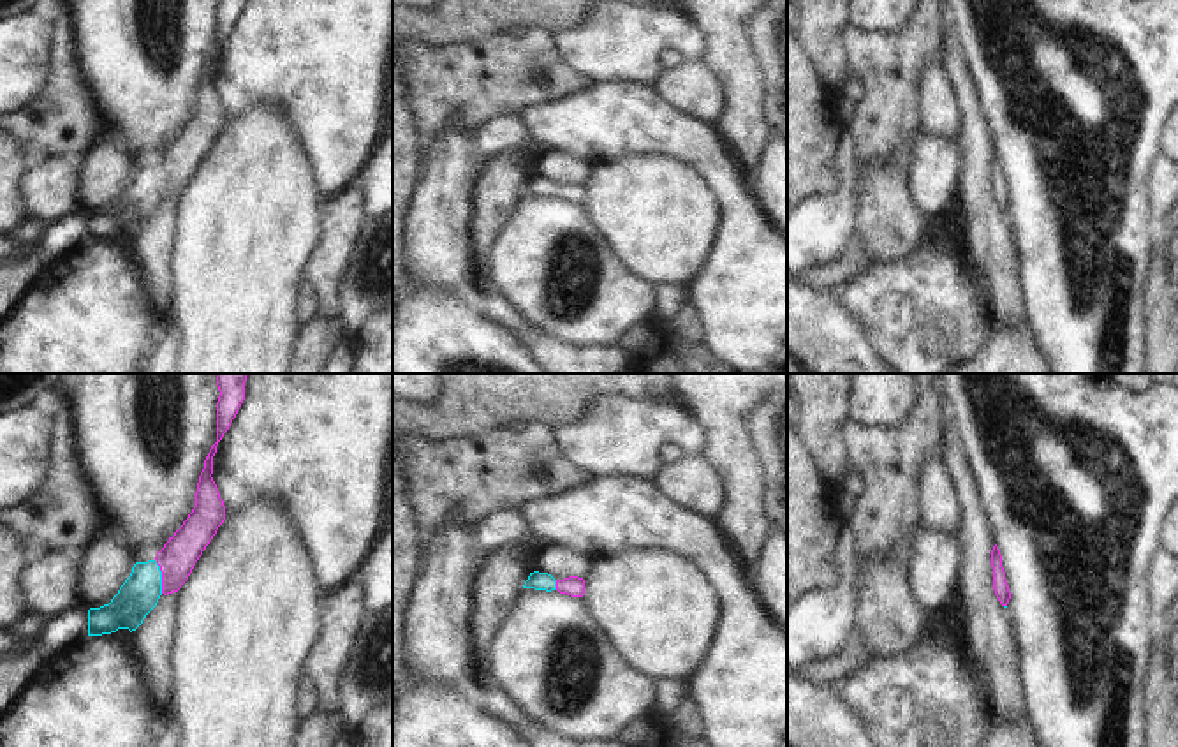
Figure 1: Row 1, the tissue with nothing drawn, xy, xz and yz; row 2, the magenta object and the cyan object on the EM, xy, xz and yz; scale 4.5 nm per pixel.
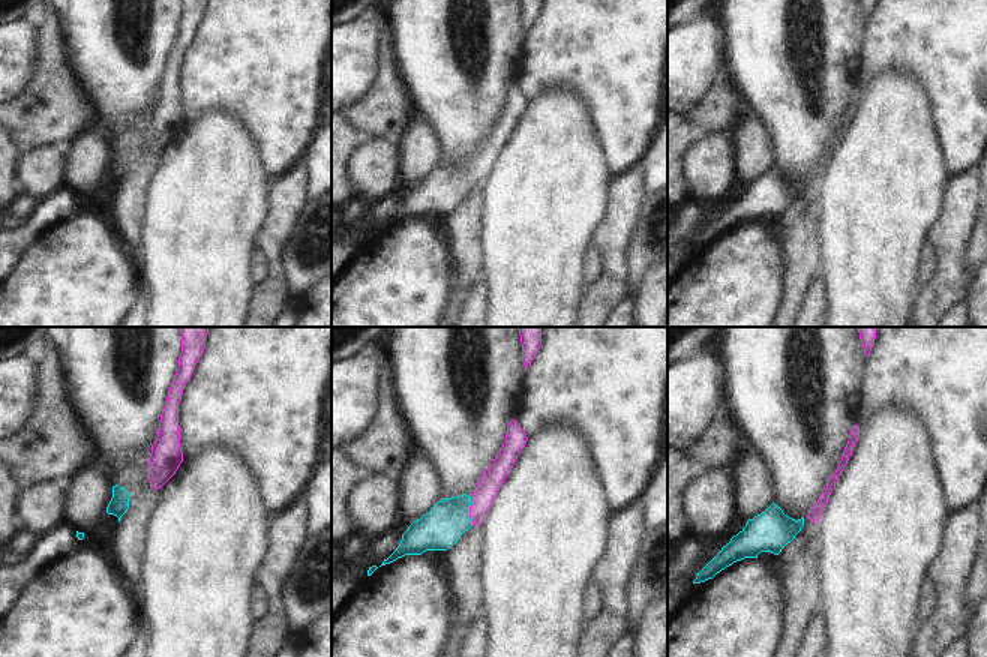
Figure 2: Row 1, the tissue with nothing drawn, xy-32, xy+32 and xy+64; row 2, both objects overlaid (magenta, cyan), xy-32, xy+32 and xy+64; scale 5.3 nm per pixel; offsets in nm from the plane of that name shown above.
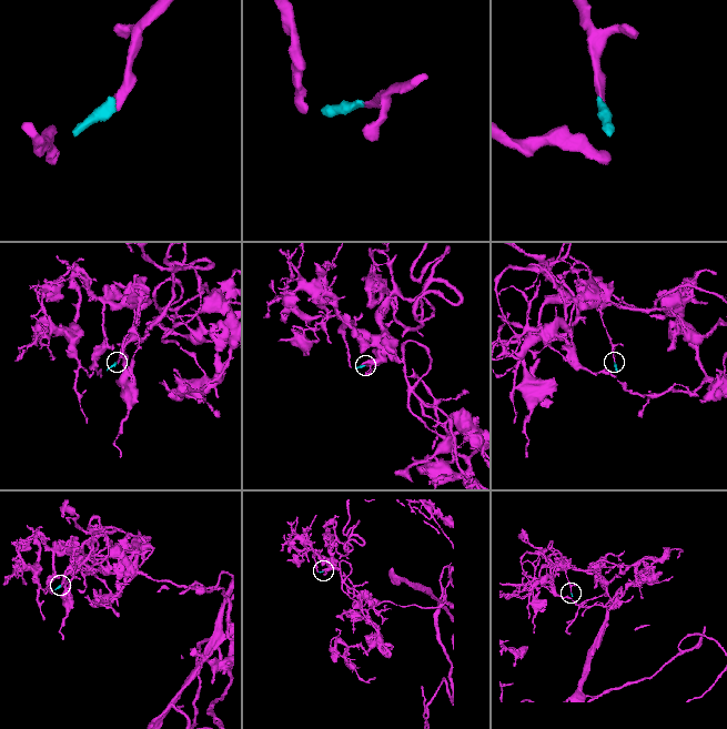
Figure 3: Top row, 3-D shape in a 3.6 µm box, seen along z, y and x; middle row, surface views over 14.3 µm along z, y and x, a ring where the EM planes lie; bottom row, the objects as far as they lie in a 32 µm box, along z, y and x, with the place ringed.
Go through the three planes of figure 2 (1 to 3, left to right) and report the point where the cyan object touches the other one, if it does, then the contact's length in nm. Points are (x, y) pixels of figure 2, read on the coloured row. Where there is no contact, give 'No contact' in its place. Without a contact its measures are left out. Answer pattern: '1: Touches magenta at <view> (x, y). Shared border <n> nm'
1: No contact
2: Touches magenta at xy+32 (470, 510). Shared border 150 nm
3: No contact.

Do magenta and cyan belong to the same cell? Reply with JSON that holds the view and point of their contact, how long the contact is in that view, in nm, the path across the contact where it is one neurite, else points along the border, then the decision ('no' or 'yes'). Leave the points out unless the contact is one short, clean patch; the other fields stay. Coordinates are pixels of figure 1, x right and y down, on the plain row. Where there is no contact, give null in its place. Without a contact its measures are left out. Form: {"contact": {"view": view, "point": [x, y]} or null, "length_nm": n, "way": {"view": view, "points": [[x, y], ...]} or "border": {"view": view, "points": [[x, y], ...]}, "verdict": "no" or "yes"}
{"contact": {"view": "xy", "point": [162, 184]}, "length_nm": 150, "way": {"view": "xy", "points": [[176, 164], [162, 184], [138, 201]]}, "verdict": "yes"}

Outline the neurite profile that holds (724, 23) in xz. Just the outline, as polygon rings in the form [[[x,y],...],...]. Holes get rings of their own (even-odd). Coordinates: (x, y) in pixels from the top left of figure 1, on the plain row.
[[[680,0],[681,12],[703,32],[703,62],[724,92],[724,111],[713,127],[743,167],[748,187],[759,157],[773,137],[762,111],[762,76],[748,42],[748,19],[768,0]]]

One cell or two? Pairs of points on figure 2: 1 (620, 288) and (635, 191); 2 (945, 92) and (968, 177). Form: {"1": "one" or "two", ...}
{"1": "one", "2": "two"}

